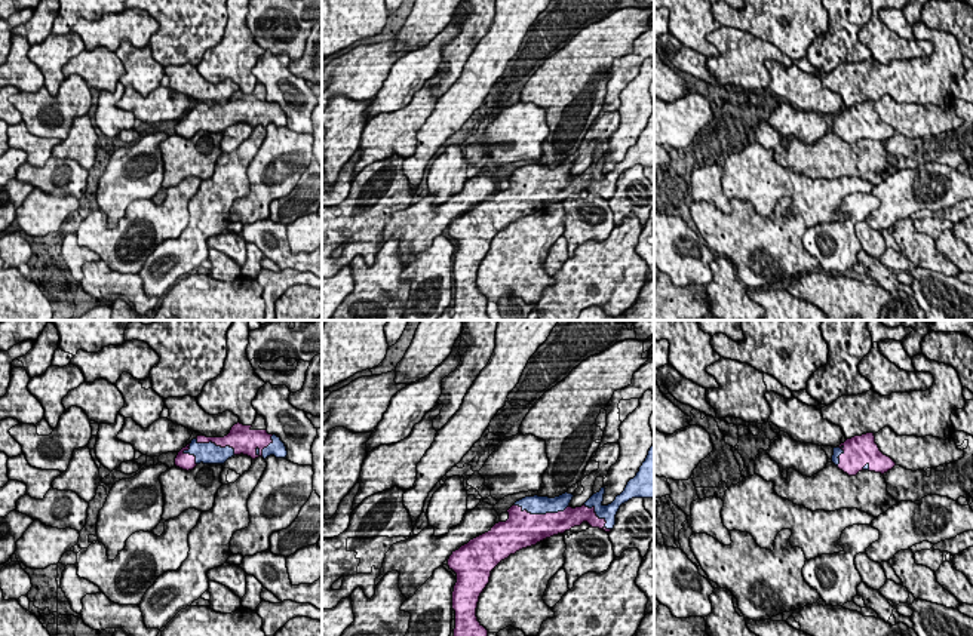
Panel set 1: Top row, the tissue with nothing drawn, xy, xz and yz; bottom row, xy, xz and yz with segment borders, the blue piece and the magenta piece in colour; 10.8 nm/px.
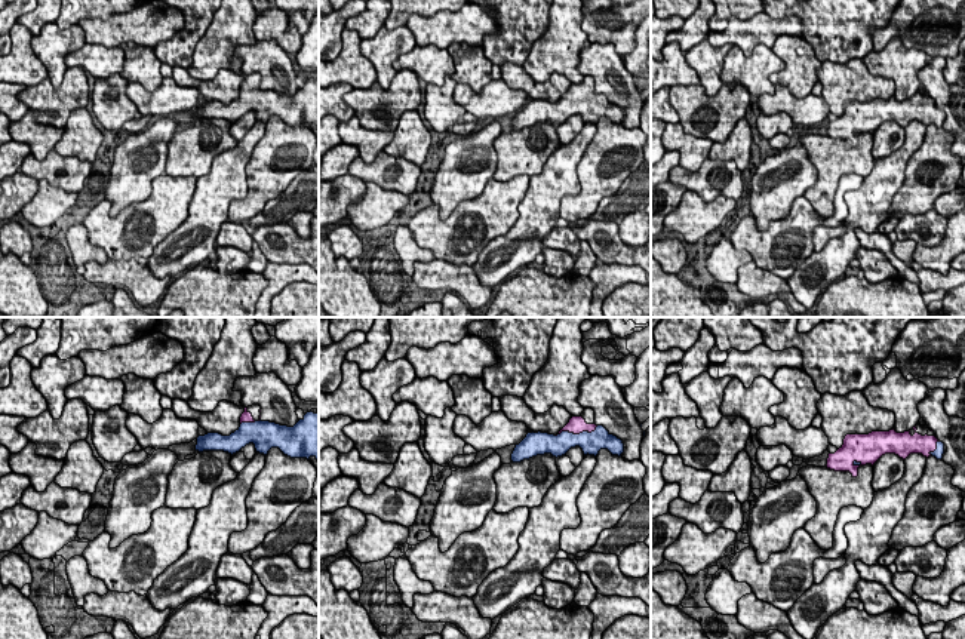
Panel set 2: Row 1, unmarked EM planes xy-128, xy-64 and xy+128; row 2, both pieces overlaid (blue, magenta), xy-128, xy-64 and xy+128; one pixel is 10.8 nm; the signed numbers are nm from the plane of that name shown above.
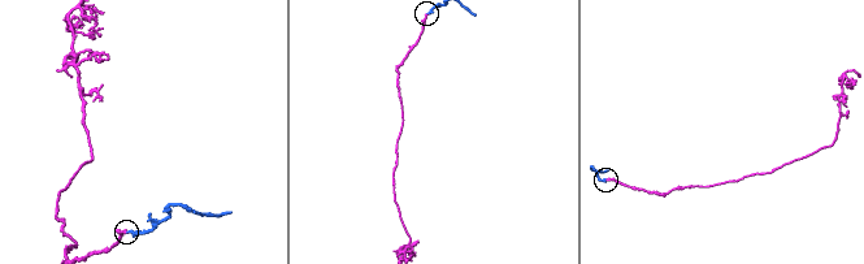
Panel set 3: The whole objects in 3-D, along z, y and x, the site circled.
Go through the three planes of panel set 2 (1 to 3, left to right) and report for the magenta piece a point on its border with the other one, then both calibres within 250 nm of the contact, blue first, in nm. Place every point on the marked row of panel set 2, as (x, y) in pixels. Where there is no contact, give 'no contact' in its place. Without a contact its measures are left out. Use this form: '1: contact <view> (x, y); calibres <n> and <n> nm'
1: contact xy-128 (248, 423); calibres 320 and 130 nm
2: contact xy-64 (577, 435); calibres 240 and 190 nm
3: contact xy+128 (937, 448); calibres 100 and 220 nm

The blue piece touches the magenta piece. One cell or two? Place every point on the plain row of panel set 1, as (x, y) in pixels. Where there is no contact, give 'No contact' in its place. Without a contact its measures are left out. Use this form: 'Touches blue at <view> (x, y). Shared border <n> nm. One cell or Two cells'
Touches blue at xz (542, 181). Shared border 600 nm. One cell

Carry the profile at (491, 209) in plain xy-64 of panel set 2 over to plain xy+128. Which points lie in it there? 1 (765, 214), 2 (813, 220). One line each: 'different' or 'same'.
1: different
2: same

